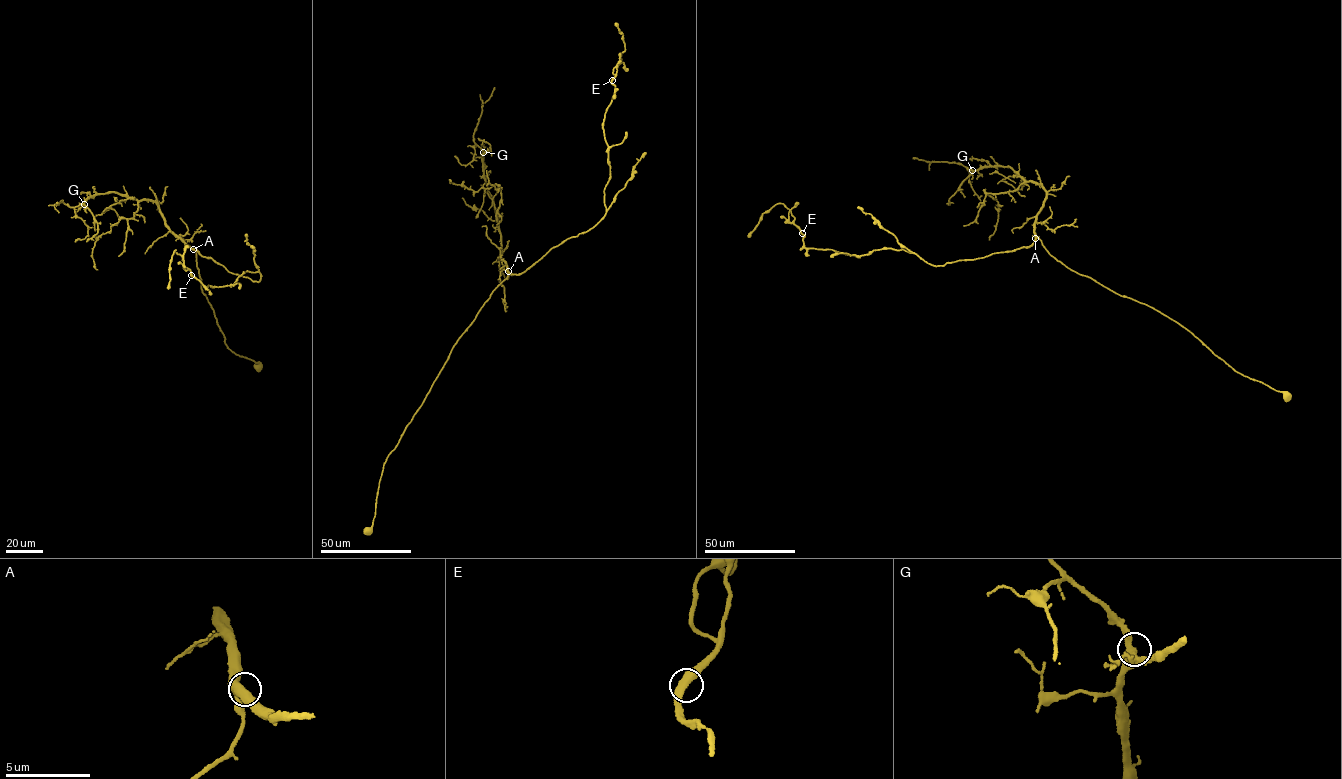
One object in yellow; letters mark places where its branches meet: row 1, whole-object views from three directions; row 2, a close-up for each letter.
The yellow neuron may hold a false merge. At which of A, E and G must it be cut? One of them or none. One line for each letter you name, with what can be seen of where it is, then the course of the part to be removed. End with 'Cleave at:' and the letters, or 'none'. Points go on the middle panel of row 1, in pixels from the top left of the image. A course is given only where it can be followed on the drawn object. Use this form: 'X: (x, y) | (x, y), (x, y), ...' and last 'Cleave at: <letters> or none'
Cleave at: none

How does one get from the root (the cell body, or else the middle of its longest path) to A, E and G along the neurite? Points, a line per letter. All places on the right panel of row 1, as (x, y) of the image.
A: (1286, 395), (1235, 371), (1186, 329), (1157, 310), (1068, 268), (1035, 238)
E: (1286, 395), (1068, 268), (1038, 238), (934, 266), (902, 249), (806, 248), (802, 233)
G: (1286, 395), (1235, 371), (1157, 310), (1057, 261), (1034, 231), (1046, 194), (1040, 185), (1009, 167), (972, 170)

